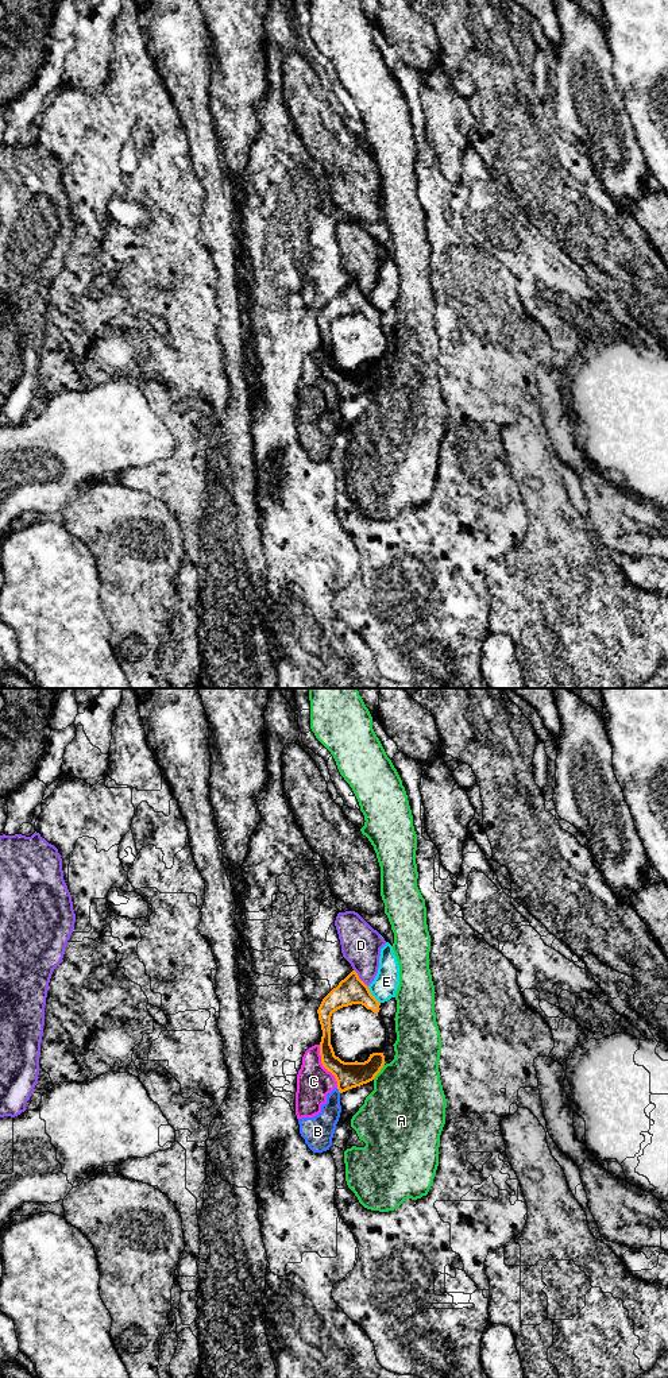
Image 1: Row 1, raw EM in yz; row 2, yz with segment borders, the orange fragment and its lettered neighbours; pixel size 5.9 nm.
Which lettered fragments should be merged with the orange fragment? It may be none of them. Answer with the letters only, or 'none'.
none

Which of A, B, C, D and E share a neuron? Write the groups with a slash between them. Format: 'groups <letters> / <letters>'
groups A / B C / D / E

